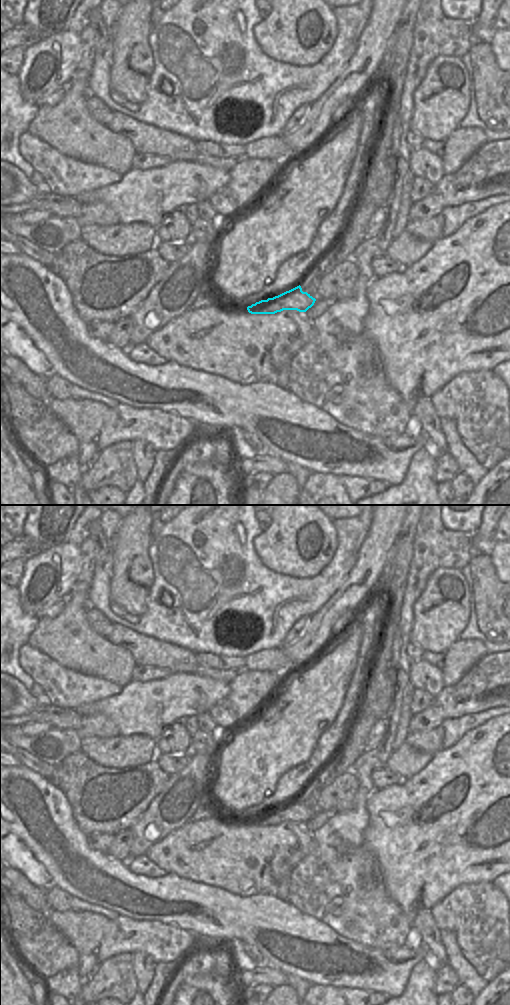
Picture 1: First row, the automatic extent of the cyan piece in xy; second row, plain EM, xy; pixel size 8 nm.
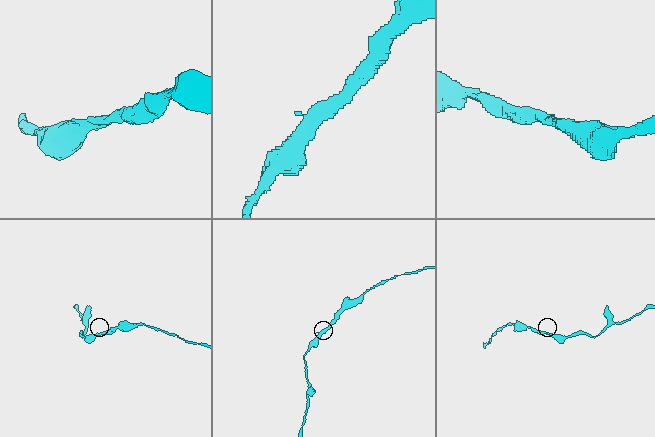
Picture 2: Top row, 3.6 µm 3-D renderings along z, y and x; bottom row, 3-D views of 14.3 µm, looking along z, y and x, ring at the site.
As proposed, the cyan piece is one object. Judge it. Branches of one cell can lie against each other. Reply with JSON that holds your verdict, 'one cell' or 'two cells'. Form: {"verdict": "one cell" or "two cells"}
{"verdict": "one cell"}

